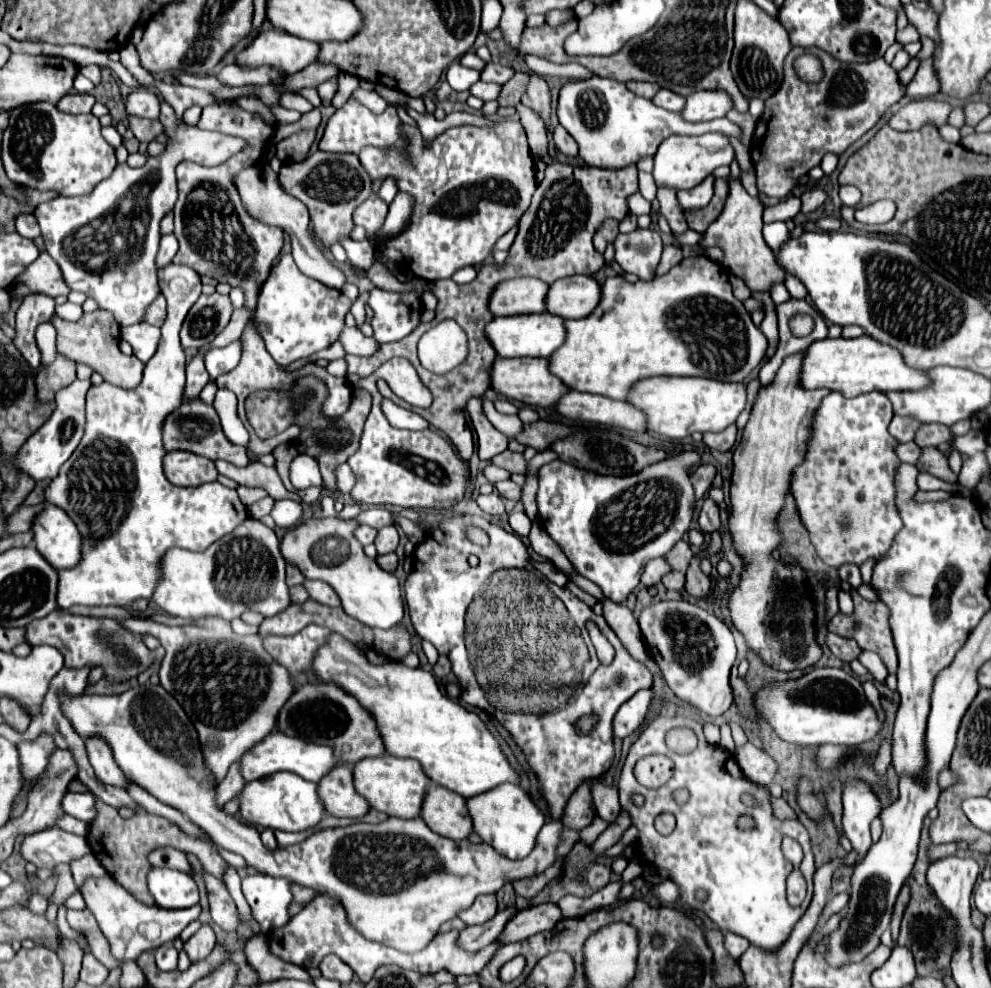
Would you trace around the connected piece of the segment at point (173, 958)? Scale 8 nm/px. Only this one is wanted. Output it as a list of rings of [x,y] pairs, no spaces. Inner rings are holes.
[[[164,944],[158,950],[154,950],[156,956],[156,966],[160,970],[176,970],[176,962],[178,962],[178,952],[172,944]]]

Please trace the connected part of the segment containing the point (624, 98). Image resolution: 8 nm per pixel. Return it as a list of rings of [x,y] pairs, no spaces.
[[[592,76],[590,80],[566,82],[558,98],[558,120],[568,130],[568,134],[578,142],[580,158],[598,168],[622,168],[636,164],[644,156],[654,156],[662,140],[674,134],[698,136],[706,132],[722,132],[734,138],[740,136],[740,128],[728,118],[718,118],[712,122],[684,122],[678,112],[668,112],[654,106],[650,100],[632,94],[626,84]]]

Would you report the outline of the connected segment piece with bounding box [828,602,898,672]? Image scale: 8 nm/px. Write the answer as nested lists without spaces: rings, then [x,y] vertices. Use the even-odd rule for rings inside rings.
[[[856,602],[854,614],[852,616],[836,614],[830,620],[828,630],[844,638],[854,638],[862,650],[876,652],[884,660],[888,672],[896,672],[898,654],[894,648],[888,616],[890,616],[890,610],[882,602],[876,602],[876,604]]]

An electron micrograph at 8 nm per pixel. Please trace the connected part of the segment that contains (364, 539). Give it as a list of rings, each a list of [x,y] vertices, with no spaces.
[[[358,526],[358,528],[354,530],[354,536],[356,536],[356,540],[358,540],[362,546],[366,546],[366,544],[372,544],[372,542],[374,542],[376,530],[370,528],[370,526]]]

